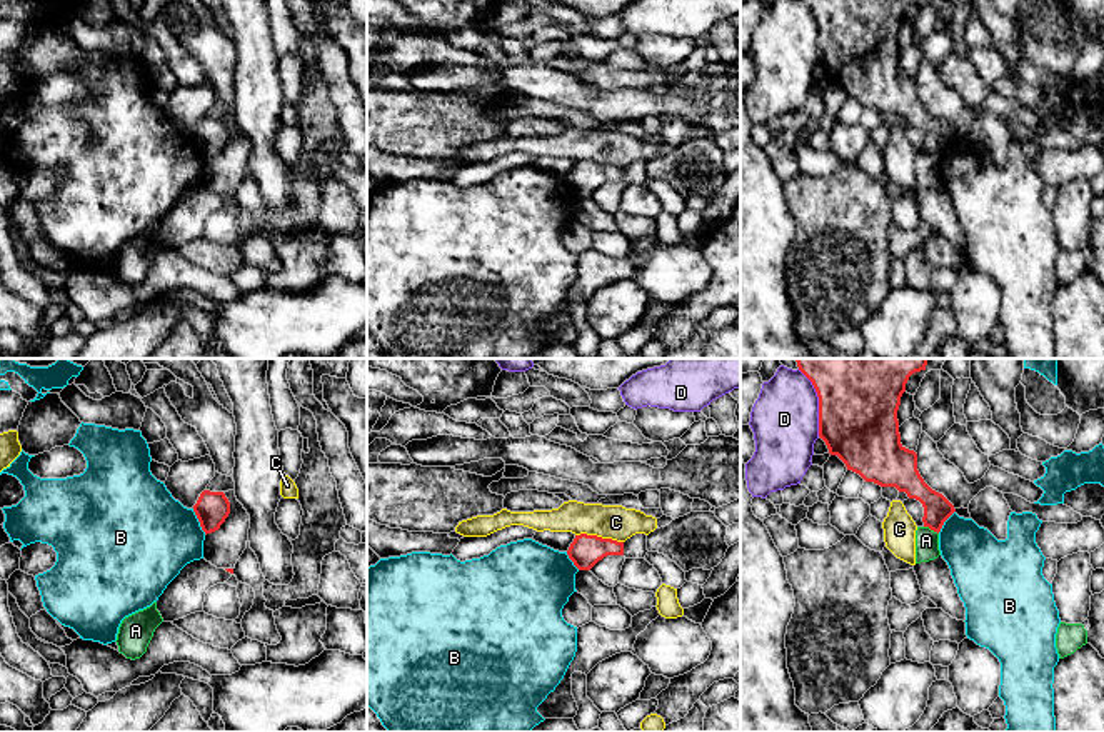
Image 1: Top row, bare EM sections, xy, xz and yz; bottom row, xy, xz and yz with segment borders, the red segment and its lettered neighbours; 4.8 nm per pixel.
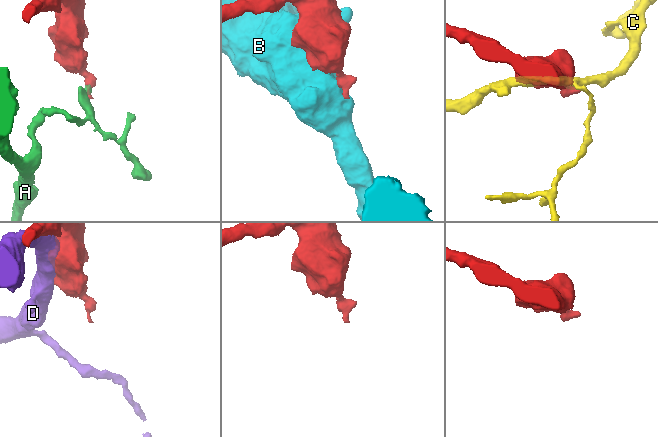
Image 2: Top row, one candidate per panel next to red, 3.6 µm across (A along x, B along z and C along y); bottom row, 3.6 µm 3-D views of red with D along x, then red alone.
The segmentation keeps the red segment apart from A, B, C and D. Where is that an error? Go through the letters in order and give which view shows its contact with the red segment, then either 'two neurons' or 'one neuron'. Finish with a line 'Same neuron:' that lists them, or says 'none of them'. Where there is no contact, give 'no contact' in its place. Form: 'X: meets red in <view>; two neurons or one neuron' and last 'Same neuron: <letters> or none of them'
A: meets red in yz; two neurons
B: meets red in xy; two neurons
C: meets red in xz; two neurons
D: meets red in yz; two neurons
Same neuron: none of them

